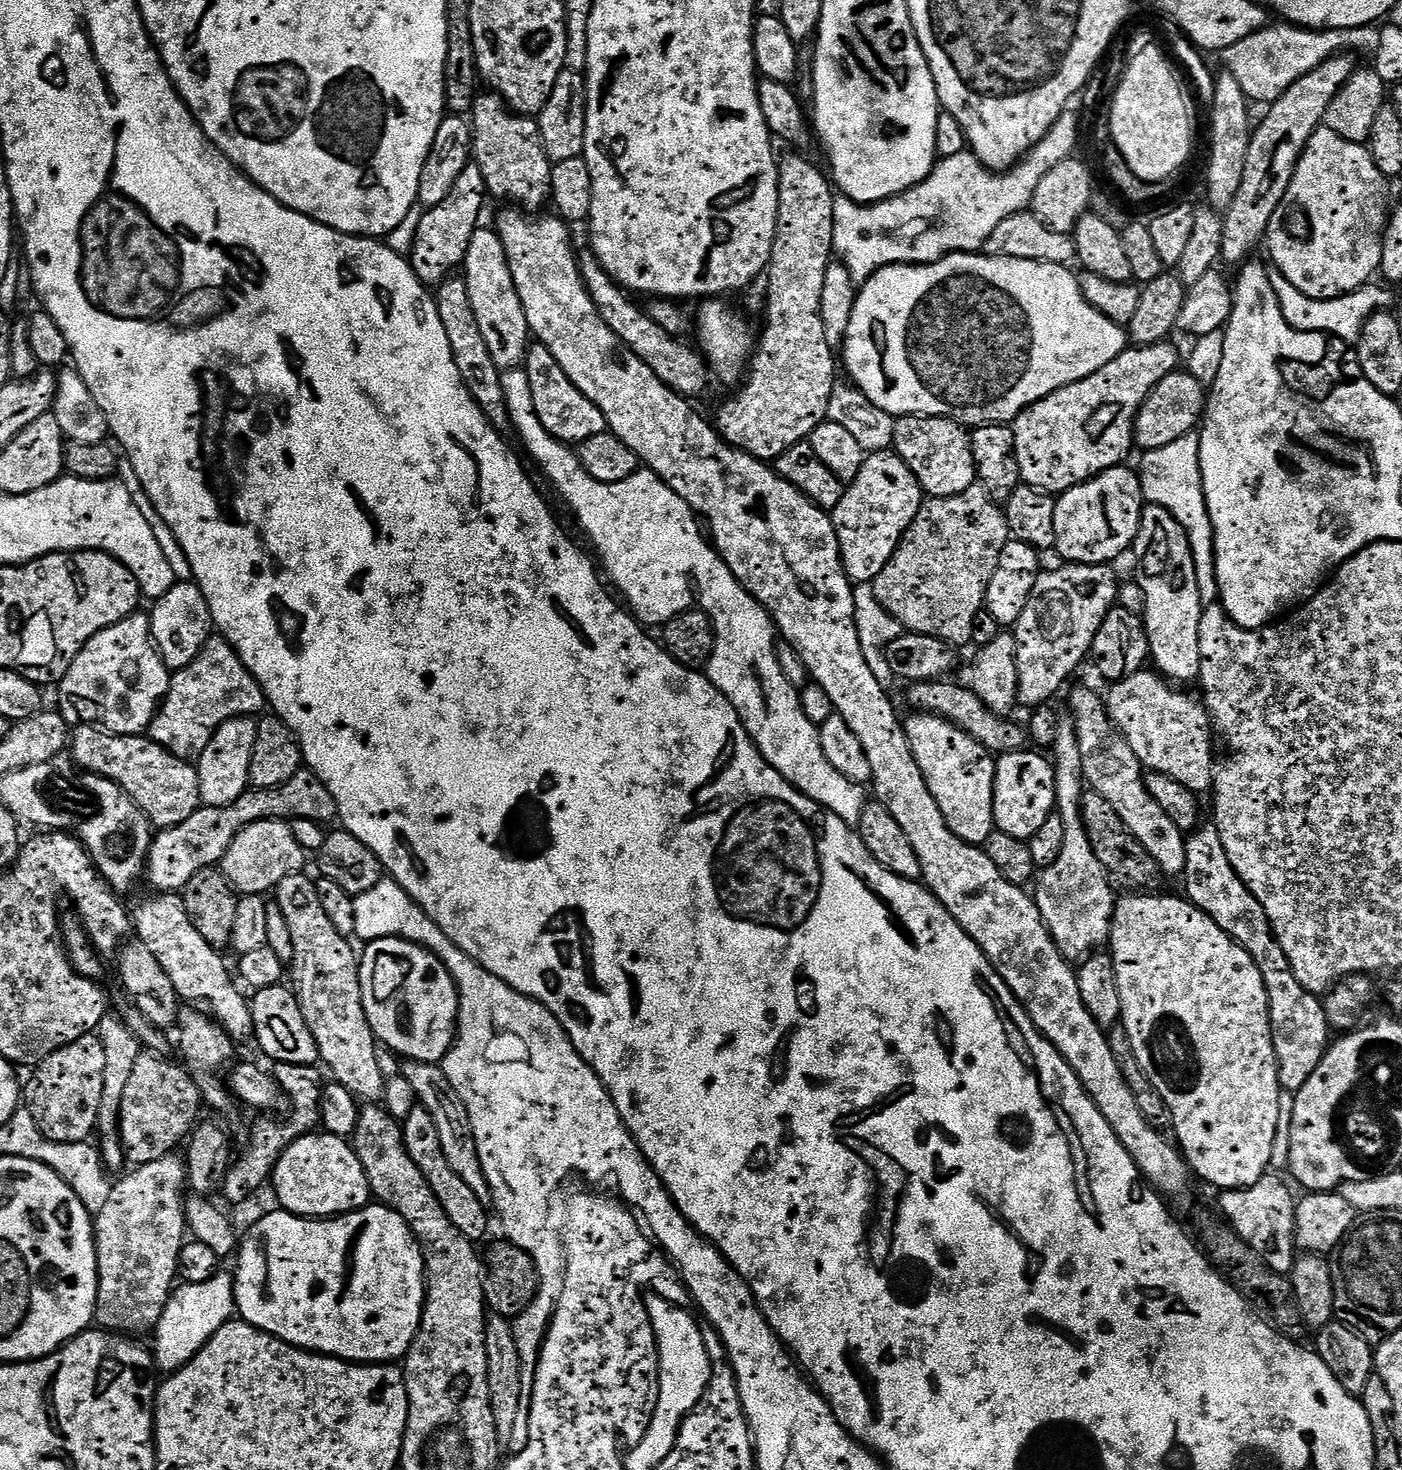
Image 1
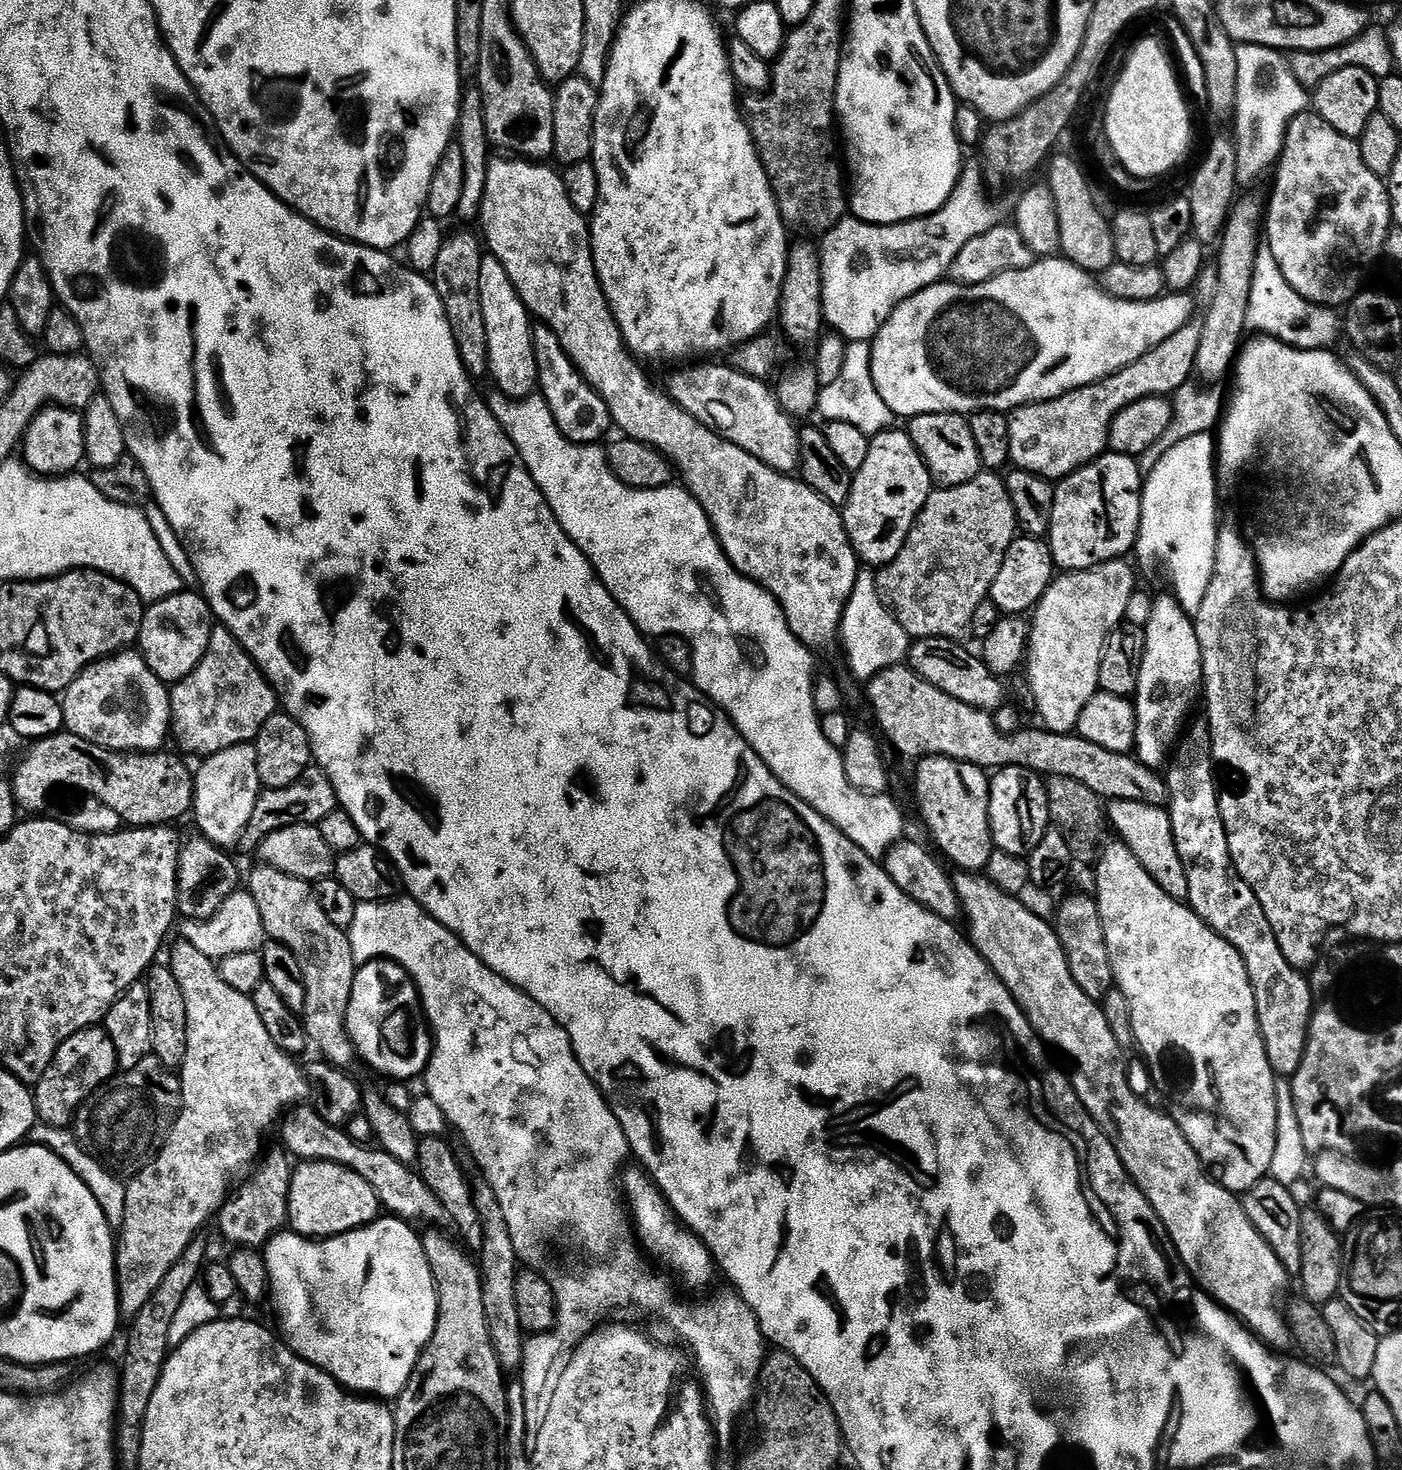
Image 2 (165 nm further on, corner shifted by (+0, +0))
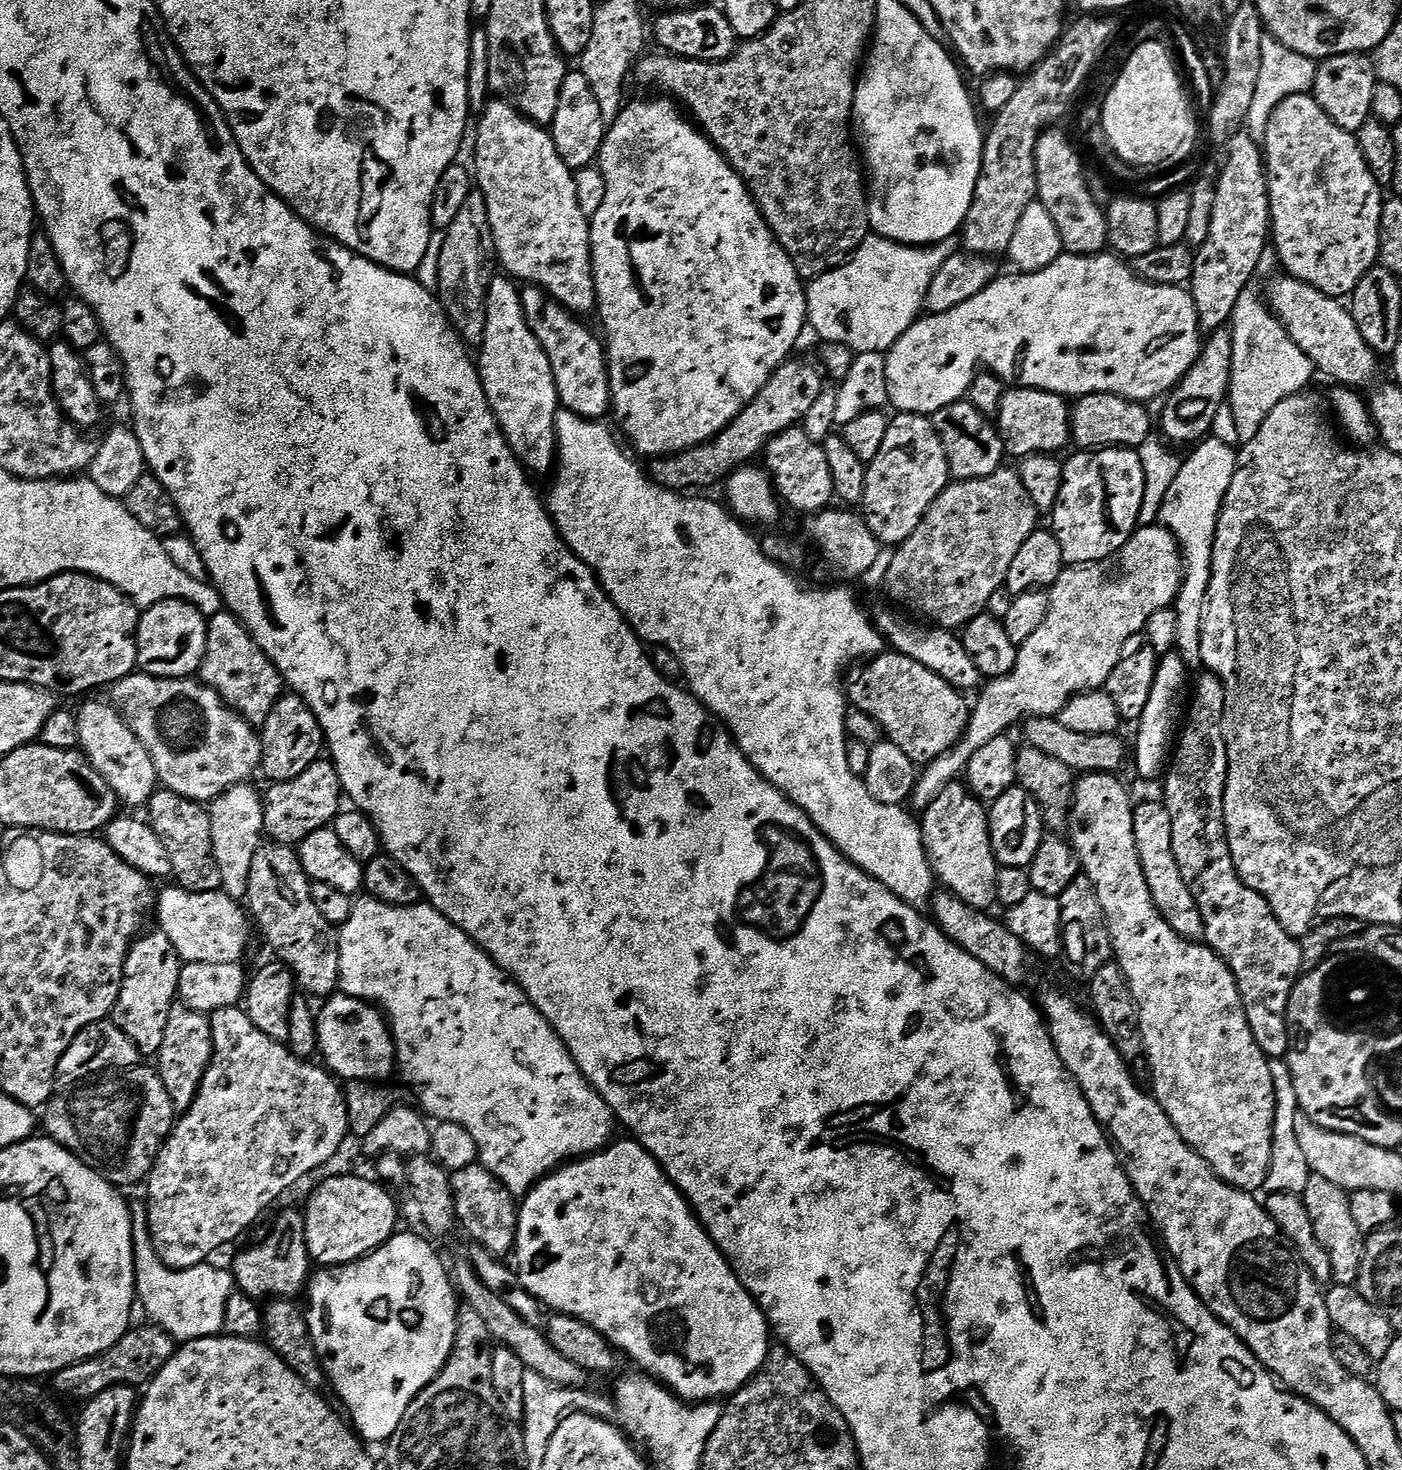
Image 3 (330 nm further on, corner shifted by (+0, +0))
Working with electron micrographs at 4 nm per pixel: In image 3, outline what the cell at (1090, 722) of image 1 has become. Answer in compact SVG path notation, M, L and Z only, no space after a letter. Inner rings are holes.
M1163 803L1140 804L1131 809L1132 834L1136 843L1136 853L1144 871L1144 884L1150 890L1152 900L1160 916L1178 935L1188 940L1201 941L1204 937L1203 920L1193 900L1190 890L1179 874L1175 856L1171 850L1171 818Z

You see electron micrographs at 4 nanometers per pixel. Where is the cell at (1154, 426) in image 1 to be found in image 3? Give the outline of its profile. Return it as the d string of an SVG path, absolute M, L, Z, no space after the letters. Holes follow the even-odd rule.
M1109 392L1081 396L1070 408L1071 443L1080 450L1099 450L1105 446L1137 450L1154 430L1153 413L1151 416L1144 408L1147 407L1139 400L1127 400Z

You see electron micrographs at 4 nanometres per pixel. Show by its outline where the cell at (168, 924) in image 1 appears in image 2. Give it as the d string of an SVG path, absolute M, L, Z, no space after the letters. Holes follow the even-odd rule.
M180 942L180 945L172 952L170 967L184 995L184 1001L186 1002L186 1022L188 1023L186 1026L186 1054L184 1055L184 1061L180 1063L178 1069L181 1105L176 1113L176 1119L172 1121L171 1128L168 1129L166 1135L163 1137L154 1159L145 1164L139 1172L135 1173L135 1175L127 1181L124 1190L126 1194L126 1208L124 1210L124 1222L119 1225L118 1228L118 1247L116 1250L116 1282L120 1290L120 1314L121 1317L124 1318L133 1318L139 1314L139 1311L142 1310L146 1302L148 1302L155 1291L158 1290L158 1286L161 1286L163 1279L170 1273L171 1268L182 1258L182 1254L186 1248L190 1246L190 1242L201 1234L204 1228L203 1224L206 1223L211 1216L213 1219L213 1217L219 1213L220 1207L224 1205L225 1200L229 1199L230 1193L237 1187L241 1177L257 1163L258 1157L265 1147L264 1135L267 1134L268 1127L270 1127L276 1119L277 1123L289 1110L295 1109L297 1105L303 1101L300 1099L306 1094L309 1095L310 1092L310 1085L305 1069L303 1067L299 1068L299 1066L292 1061L295 1059L276 1045L275 1039L273 1039L264 1019L261 1017L257 1003L249 996L249 993L239 992L230 986L226 986L220 978L217 965L209 960L206 954L194 950L194 946L190 946L186 942Z

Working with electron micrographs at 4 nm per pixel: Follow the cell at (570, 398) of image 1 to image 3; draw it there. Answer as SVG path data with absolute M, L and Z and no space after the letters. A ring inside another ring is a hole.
M528 286L520 293L520 305L534 338L542 346L546 358L550 358L550 370L554 374L554 386L559 407L573 412L583 420L599 421L609 411L608 362L606 348L601 337L583 324L579 315L561 307L553 296L535 286Z

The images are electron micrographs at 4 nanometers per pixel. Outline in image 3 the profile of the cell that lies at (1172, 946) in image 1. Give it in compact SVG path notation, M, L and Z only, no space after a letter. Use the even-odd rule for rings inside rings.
M1084 774L1075 781L1072 789L1072 806L1068 810L1066 836L1076 854L1083 875L1088 877L1088 881L1092 883L1092 888L1096 892L1100 909L1104 915L1108 937L1112 939L1114 963L1120 968L1121 974L1124 976L1124 983L1128 985L1128 992L1132 997L1135 1014L1138 1017L1138 1033L1139 1038L1143 1041L1143 1055L1146 1059L1148 1058L1148 1068L1152 1071L1153 1089L1151 1088L1151 1091L1154 1093L1156 1101L1162 1106L1162 1110L1168 1115L1180 1136L1208 1163L1209 1168L1215 1172L1219 1180L1229 1184L1232 1188L1240 1189L1241 1192L1252 1194L1263 1189L1268 1168L1271 1166L1275 1092L1268 1065L1269 1057L1264 1055L1258 1042L1254 1042L1254 1034L1246 1022L1246 1010L1242 1006L1236 979L1232 971L1228 969L1228 965L1203 943L1178 935L1156 909L1150 890L1144 884L1144 871L1136 853L1136 843L1132 834L1132 808L1130 803L1128 804L1128 792L1116 779L1117 777L1112 774Z

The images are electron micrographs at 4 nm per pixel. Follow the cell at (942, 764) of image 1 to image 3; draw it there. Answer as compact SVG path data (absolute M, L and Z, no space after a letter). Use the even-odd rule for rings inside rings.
M951 782L923 809L918 823L933 877L962 902L987 909L994 900L998 865L990 846L985 805L963 783Z

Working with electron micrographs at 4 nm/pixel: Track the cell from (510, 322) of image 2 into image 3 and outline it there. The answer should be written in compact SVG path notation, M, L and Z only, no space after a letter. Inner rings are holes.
M493 275L489 279L488 296L484 299L484 331L482 333L484 345L480 348L480 360L478 356L480 381L488 399L488 406L496 415L496 422L500 425L504 440L508 443L508 447L511 448L516 459L529 473L551 473L554 461L557 459L555 428L558 401L554 374L550 370L550 358L546 358L542 346L534 338L534 334L526 322L524 311L520 305L521 289L507 275L499 275Z

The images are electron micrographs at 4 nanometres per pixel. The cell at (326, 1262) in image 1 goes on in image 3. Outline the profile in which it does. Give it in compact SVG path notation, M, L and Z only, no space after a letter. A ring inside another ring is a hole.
M403 1230L397 1231L380 1248L373 1249L372 1252L368 1252L365 1256L349 1264L334 1264L316 1270L320 1272L313 1271L306 1284L306 1297L308 1296L306 1321L316 1357L324 1367L324 1374L330 1388L332 1384L333 1390L340 1395L341 1402L352 1411L353 1421L351 1420L351 1423L354 1425L355 1431L365 1441L380 1440L380 1442L387 1442L392 1437L394 1430L398 1430L398 1422L402 1422L402 1414L406 1414L410 1402L440 1372L440 1367L448 1359L452 1342L456 1337L456 1317L458 1315L456 1304L458 1305L458 1298L452 1286L452 1277L446 1264L444 1268L443 1262L440 1261L439 1254L423 1240L423 1238L425 1239L423 1235L420 1236L415 1236L412 1232L403 1232Z

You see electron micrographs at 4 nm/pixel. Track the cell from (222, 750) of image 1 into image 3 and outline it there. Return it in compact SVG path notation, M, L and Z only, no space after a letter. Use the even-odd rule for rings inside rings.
M249 783L229 785L219 795L212 798L207 807L208 822L211 828L211 846L214 854L215 864L218 868L221 891L235 901L241 901L247 897L248 878L252 853L258 849L262 842L260 836L264 829L264 808L259 791L256 792Z

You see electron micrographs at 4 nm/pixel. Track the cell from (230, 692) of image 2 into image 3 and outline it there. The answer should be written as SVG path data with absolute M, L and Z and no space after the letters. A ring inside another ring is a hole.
M222 610L216 616L207 617L207 622L206 650L198 673L200 683L212 689L227 707L249 724L263 725L282 695L280 671L268 661L267 654L253 642L247 628L231 612Z

